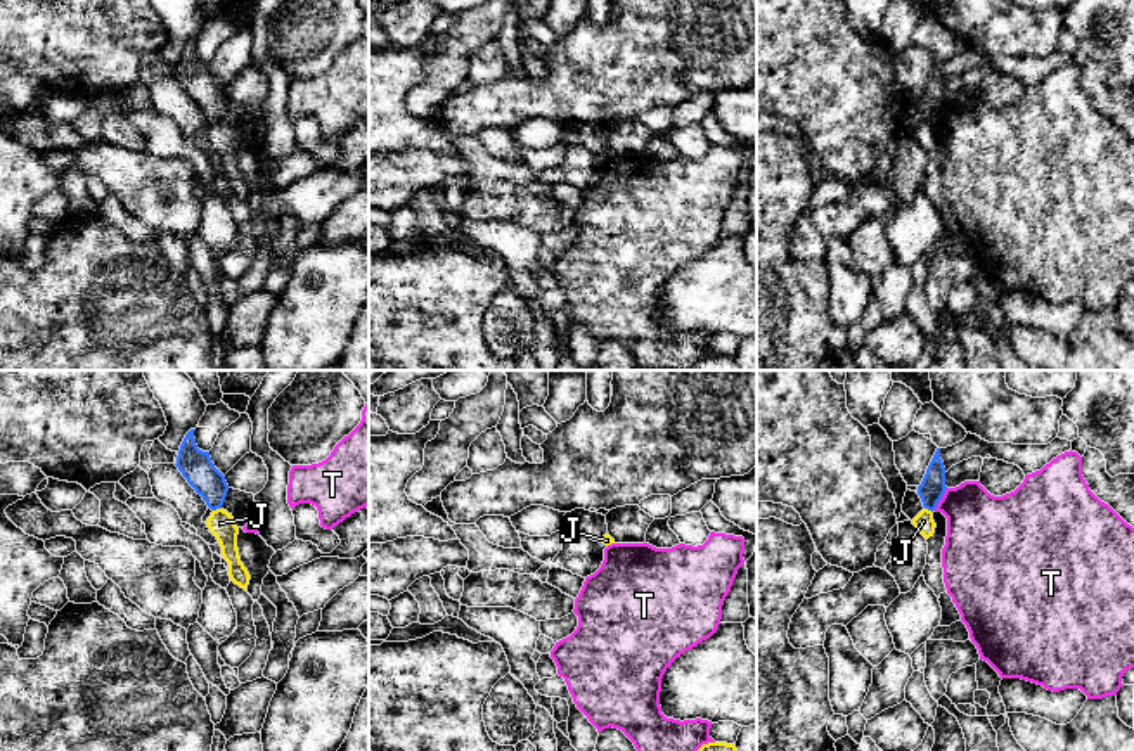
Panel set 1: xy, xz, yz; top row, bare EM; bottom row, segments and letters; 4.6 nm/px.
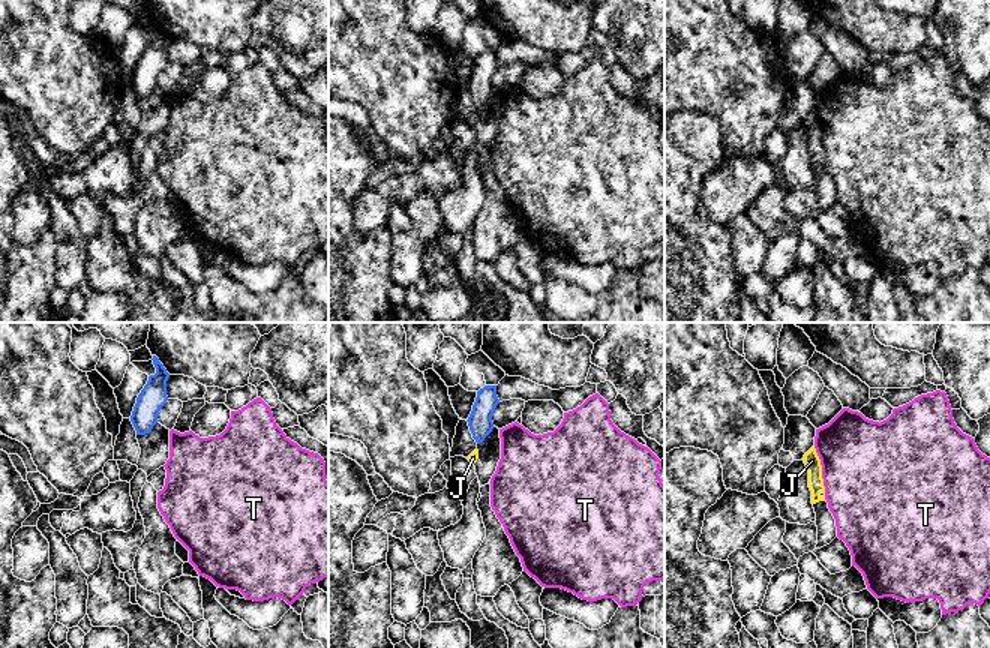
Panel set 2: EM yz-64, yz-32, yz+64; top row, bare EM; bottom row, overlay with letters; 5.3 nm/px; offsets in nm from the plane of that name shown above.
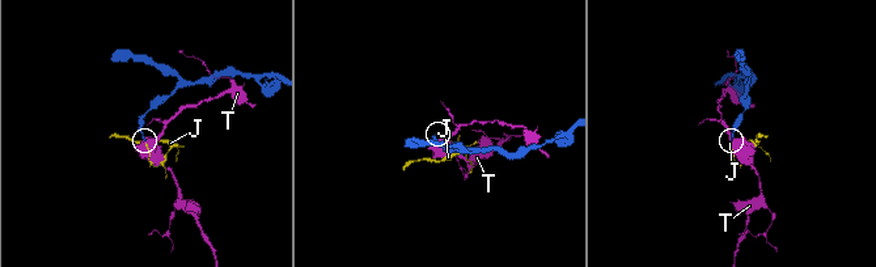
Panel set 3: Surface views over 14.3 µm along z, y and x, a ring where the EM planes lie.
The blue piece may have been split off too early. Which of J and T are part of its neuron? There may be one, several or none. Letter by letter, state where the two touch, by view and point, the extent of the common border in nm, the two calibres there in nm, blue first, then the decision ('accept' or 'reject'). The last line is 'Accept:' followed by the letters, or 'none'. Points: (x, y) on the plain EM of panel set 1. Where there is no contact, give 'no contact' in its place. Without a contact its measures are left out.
J: meets blue in xy at (217, 120); contact 40 nm long; 150 nm thick on the blue side, 120 nm on the other; reject
T: meets blue in yz at (940, 111); contact 120 nm long; 120 nm thick on the blue side, 340 nm on the other; reject
Accept: none

